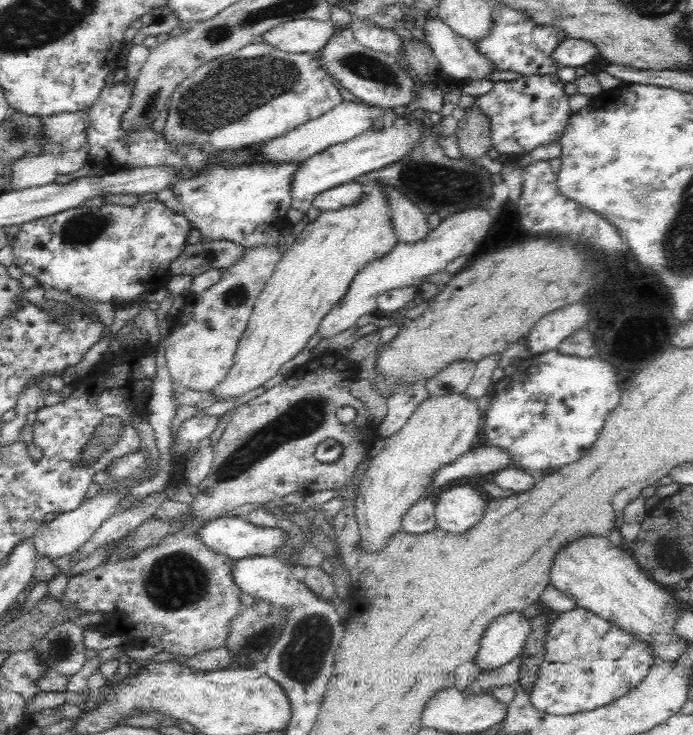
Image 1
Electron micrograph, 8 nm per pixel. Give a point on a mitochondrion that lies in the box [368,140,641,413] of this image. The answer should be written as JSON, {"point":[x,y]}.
{"point":[433,185]}

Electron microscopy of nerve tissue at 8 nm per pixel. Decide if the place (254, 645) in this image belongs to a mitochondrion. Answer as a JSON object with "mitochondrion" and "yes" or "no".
{"mitochondrion":"yes"}

